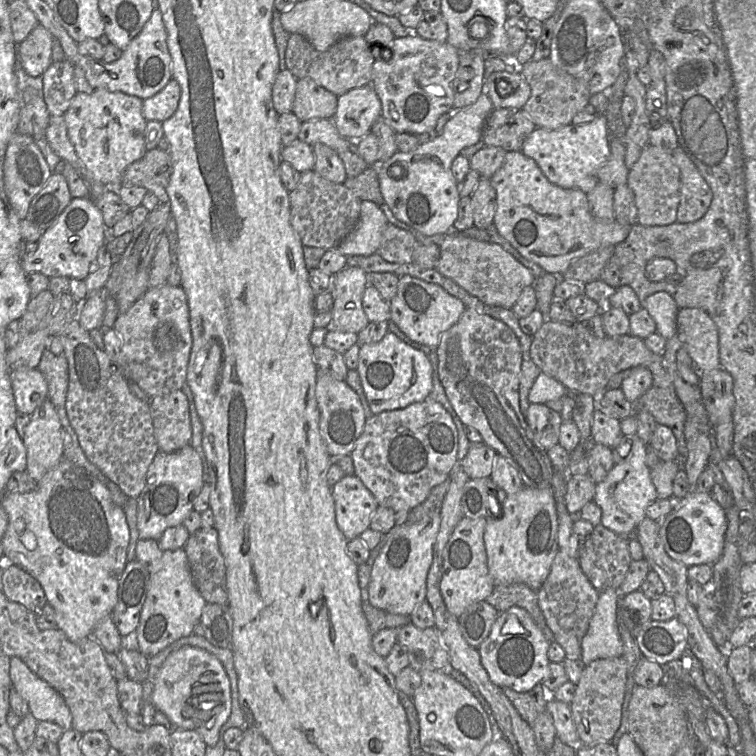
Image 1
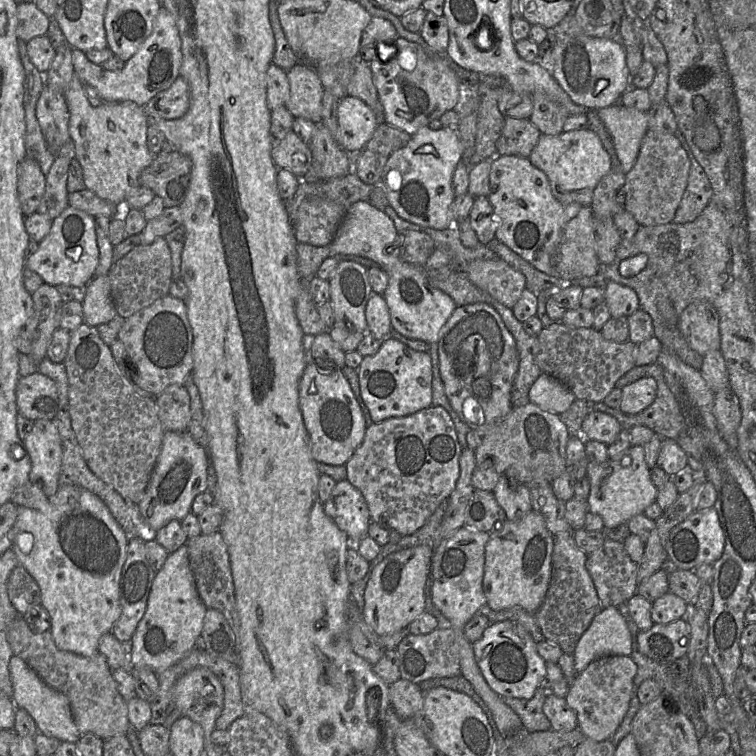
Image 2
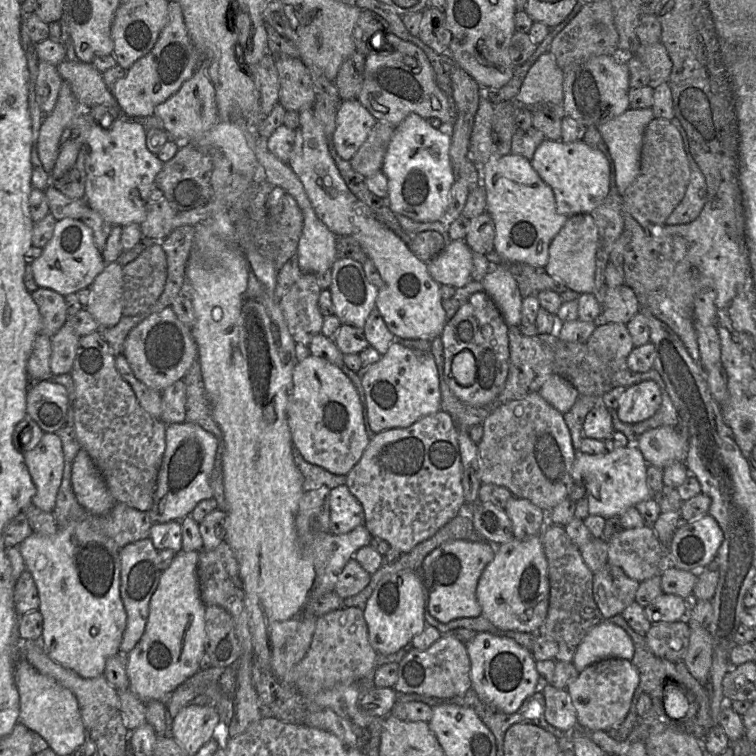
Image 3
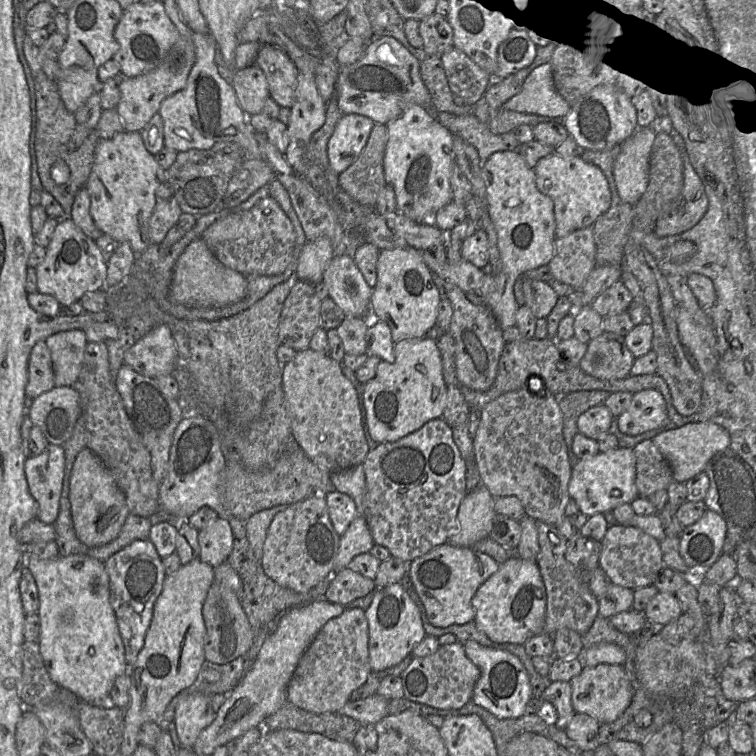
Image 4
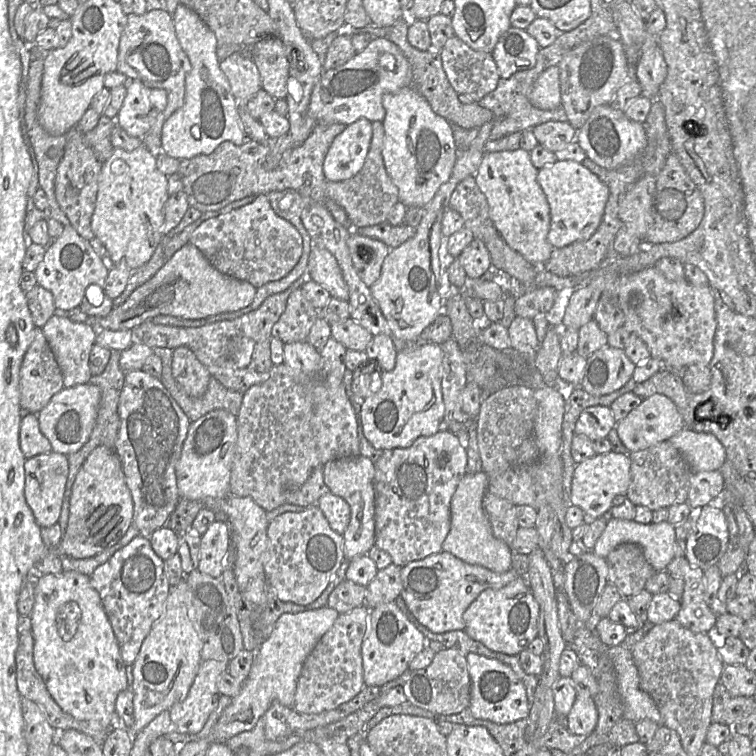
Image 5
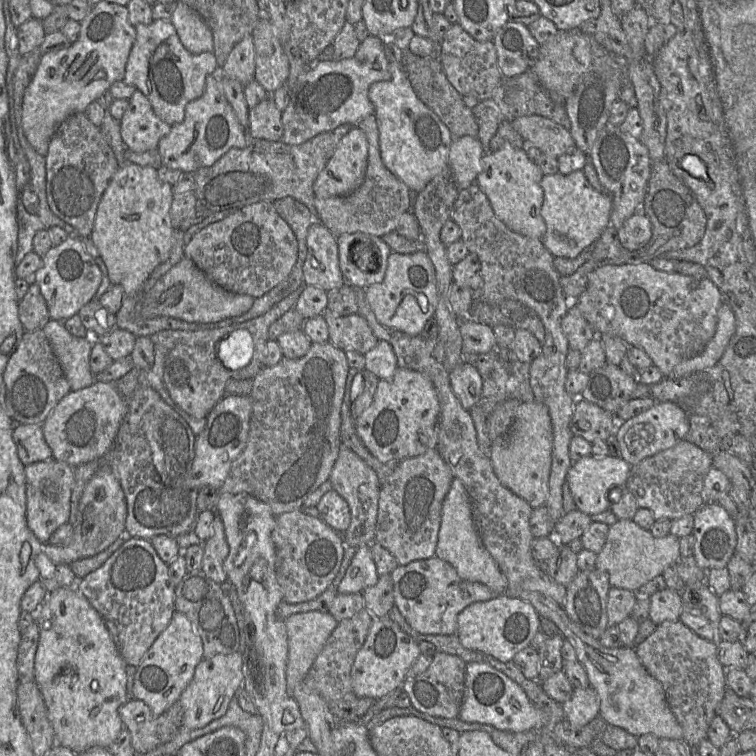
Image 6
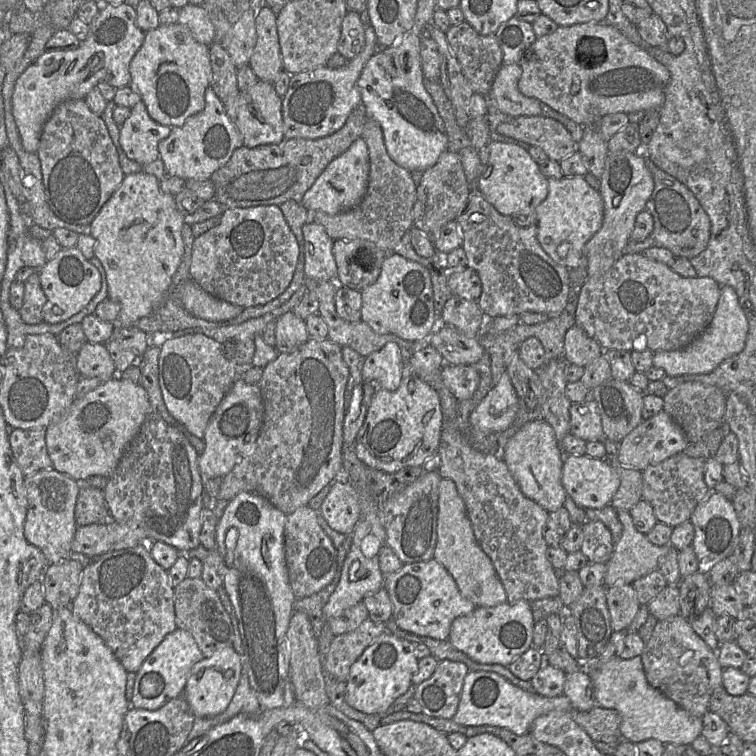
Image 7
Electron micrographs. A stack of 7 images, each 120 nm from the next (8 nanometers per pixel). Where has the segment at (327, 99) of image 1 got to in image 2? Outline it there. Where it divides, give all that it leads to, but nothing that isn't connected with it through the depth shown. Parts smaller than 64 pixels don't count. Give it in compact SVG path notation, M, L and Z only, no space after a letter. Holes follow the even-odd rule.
M297 63L287 71L290 92L285 107L296 117L303 117L314 123L322 122L322 98L324 87L317 72Z

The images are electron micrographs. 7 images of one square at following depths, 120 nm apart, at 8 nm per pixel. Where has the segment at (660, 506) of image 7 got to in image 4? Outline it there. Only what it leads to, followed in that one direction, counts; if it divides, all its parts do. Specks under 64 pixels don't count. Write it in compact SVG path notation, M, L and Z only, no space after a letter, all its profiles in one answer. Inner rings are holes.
M652 439L638 443L633 451L636 457L635 484L638 497L648 498L656 491L667 490L674 481L672 469Z

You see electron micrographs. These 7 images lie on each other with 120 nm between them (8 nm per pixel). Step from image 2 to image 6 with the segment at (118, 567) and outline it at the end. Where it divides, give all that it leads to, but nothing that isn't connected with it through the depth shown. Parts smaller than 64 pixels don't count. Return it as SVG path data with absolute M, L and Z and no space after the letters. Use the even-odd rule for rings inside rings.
M75 586L47 592L46 600L33 614L39 626L34 681L44 700L55 744L65 746L77 755L94 746L109 748L124 727L119 708L128 701L127 663L119 653L103 618Z

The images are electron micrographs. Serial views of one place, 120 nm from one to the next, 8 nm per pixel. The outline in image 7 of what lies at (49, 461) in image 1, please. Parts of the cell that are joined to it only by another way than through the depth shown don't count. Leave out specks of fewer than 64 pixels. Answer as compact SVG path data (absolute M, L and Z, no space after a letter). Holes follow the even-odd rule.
M51 467L25 476L24 486L28 500L24 524L26 540L44 554L48 564L75 556L71 544L78 527L75 521L75 507L80 491L79 482Z

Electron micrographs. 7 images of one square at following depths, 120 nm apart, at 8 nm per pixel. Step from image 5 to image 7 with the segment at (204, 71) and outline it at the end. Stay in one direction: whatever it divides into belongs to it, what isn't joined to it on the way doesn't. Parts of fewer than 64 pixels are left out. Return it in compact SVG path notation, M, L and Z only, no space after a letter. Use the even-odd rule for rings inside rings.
M188 3L180 8L178 23L185 25L202 44L210 46L215 41L215 28L202 5ZM209 86L205 91L203 110L188 117L182 126L171 127L169 136L159 142L158 150L167 173L184 180L207 180L213 172L224 166L234 150L241 146L241 134L229 119L219 97Z

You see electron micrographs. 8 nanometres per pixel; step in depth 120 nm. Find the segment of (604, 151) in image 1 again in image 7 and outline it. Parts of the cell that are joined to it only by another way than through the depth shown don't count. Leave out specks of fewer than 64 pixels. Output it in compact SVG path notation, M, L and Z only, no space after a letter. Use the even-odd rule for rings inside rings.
M564 176L548 179L548 195L536 207L537 239L543 250L567 269L582 264L585 245L599 231L604 216L604 203L599 191L593 189L584 176Z

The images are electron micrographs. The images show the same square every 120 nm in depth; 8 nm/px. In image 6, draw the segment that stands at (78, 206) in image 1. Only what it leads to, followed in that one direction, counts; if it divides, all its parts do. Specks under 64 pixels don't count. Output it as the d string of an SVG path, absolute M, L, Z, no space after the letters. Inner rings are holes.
M69 235L63 243L52 247L42 257L41 267L30 280L40 287L50 319L64 322L77 315L94 298L101 284L102 273L95 259L85 251L82 239L77 235Z

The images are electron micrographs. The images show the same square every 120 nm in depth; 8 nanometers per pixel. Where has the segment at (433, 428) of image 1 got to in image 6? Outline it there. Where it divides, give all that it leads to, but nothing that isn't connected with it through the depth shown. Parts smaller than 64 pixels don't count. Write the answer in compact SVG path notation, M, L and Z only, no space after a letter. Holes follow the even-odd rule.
M437 449L404 459L381 483L375 542L387 549L400 566L436 556L442 503L455 479Z

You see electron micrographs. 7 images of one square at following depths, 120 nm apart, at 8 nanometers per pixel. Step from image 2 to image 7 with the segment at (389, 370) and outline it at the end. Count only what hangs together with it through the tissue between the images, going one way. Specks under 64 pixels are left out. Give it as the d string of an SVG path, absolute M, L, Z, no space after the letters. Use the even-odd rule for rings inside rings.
M407 363L405 376L397 390L377 388L354 449L367 466L387 473L431 465L437 456L442 427L443 413L437 391L411 372Z

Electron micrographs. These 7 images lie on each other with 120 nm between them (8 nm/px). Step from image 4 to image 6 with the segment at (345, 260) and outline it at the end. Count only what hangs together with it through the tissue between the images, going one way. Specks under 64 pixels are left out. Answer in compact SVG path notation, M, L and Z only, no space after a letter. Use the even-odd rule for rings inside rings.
M314 221L307 234L307 255L303 266L304 284L334 291L345 285L339 266L336 235Z

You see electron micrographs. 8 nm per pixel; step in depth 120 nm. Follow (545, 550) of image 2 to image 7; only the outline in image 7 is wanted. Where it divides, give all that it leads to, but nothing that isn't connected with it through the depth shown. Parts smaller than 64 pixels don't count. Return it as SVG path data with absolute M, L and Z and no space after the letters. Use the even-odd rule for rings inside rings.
M526 600L505 602L494 607L476 607L472 613L453 620L448 640L477 663L508 667L533 645L534 623L530 602Z

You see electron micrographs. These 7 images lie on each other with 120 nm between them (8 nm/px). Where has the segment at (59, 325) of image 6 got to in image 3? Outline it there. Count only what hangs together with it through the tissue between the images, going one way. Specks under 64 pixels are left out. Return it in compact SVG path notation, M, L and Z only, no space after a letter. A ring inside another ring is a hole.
M67 323L50 338L52 348L50 371L52 375L70 373L76 357L79 338L75 330Z

